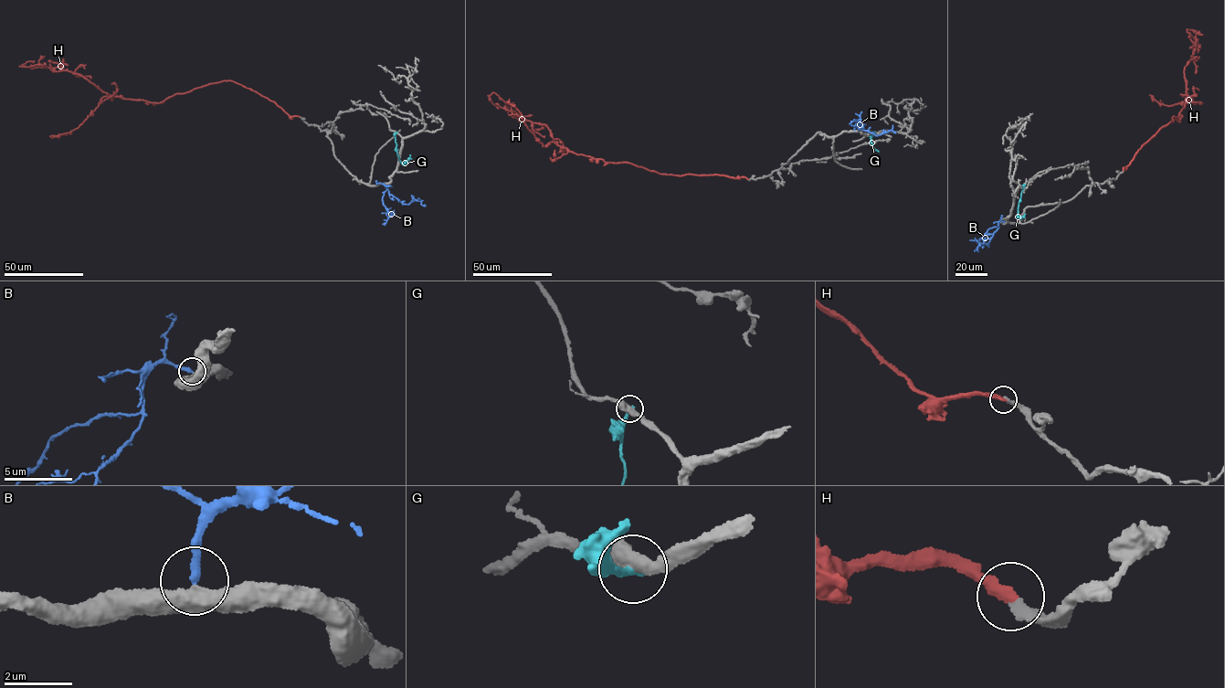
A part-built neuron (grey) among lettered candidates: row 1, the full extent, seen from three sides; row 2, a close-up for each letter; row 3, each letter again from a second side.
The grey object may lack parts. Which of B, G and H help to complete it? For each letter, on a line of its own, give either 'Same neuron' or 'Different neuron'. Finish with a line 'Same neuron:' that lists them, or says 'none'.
B: Same neuron
G: Different neuron
H: Same neuron
Same neuron: B, H

